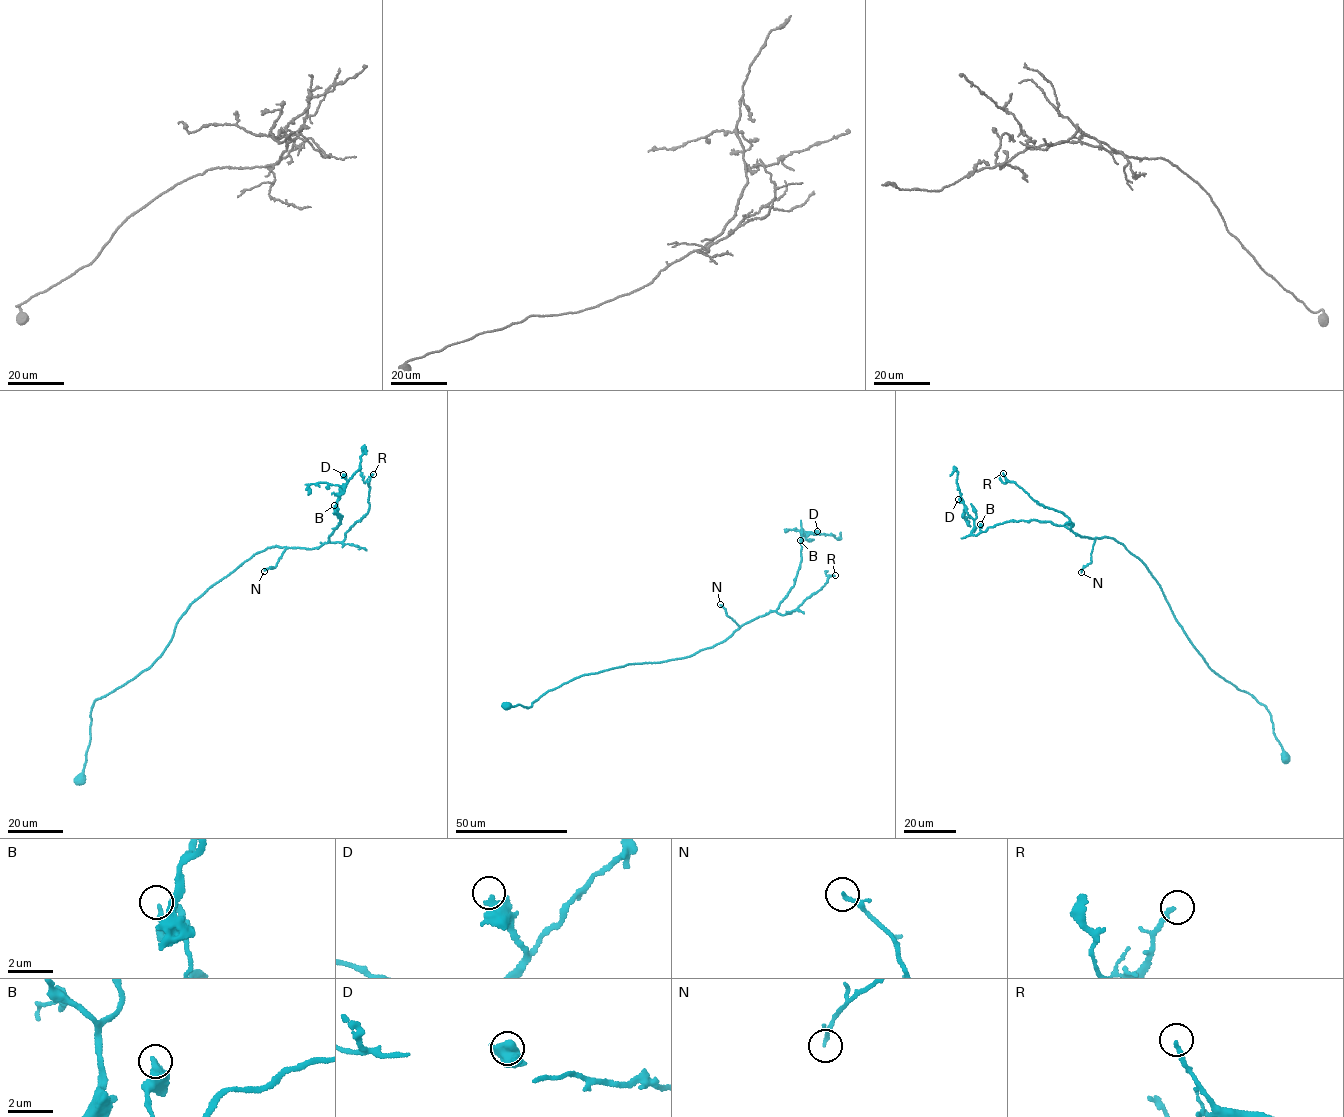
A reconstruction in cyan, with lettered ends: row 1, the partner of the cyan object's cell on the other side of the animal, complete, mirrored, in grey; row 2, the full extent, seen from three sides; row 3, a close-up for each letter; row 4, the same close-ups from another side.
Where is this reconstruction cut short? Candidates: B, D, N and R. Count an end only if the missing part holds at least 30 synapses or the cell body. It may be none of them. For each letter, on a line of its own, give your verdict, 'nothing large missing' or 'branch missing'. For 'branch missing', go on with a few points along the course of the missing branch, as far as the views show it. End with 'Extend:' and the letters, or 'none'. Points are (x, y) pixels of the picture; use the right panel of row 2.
B: nothing large missing
D: nothing large missing
N: nothing large missing
R: nothing large missing
Extend: none

